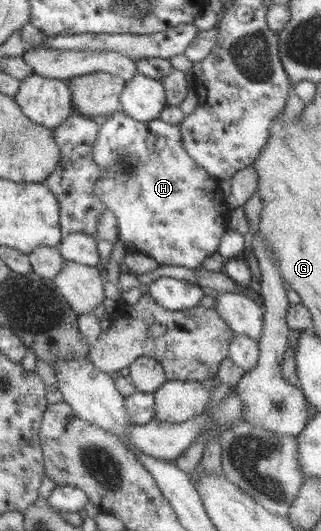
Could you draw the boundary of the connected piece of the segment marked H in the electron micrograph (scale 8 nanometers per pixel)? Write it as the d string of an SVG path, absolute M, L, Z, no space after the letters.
M122 111L107 116L92 146L92 159L99 170L93 194L115 215L118 240L125 248L150 256L160 265L197 269L205 258L217 252L222 234L229 228L229 206L220 182L197 166L185 152L180 133L178 125L167 124L161 119L137 122Z

